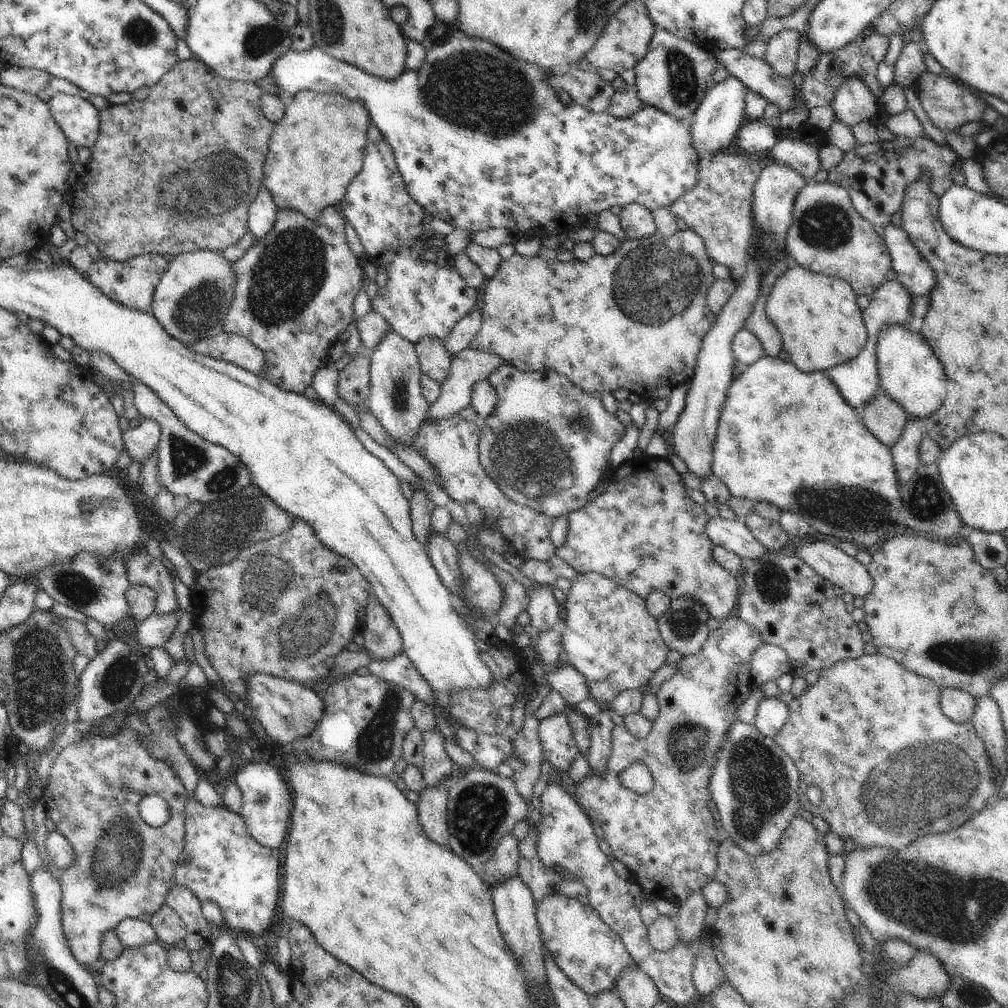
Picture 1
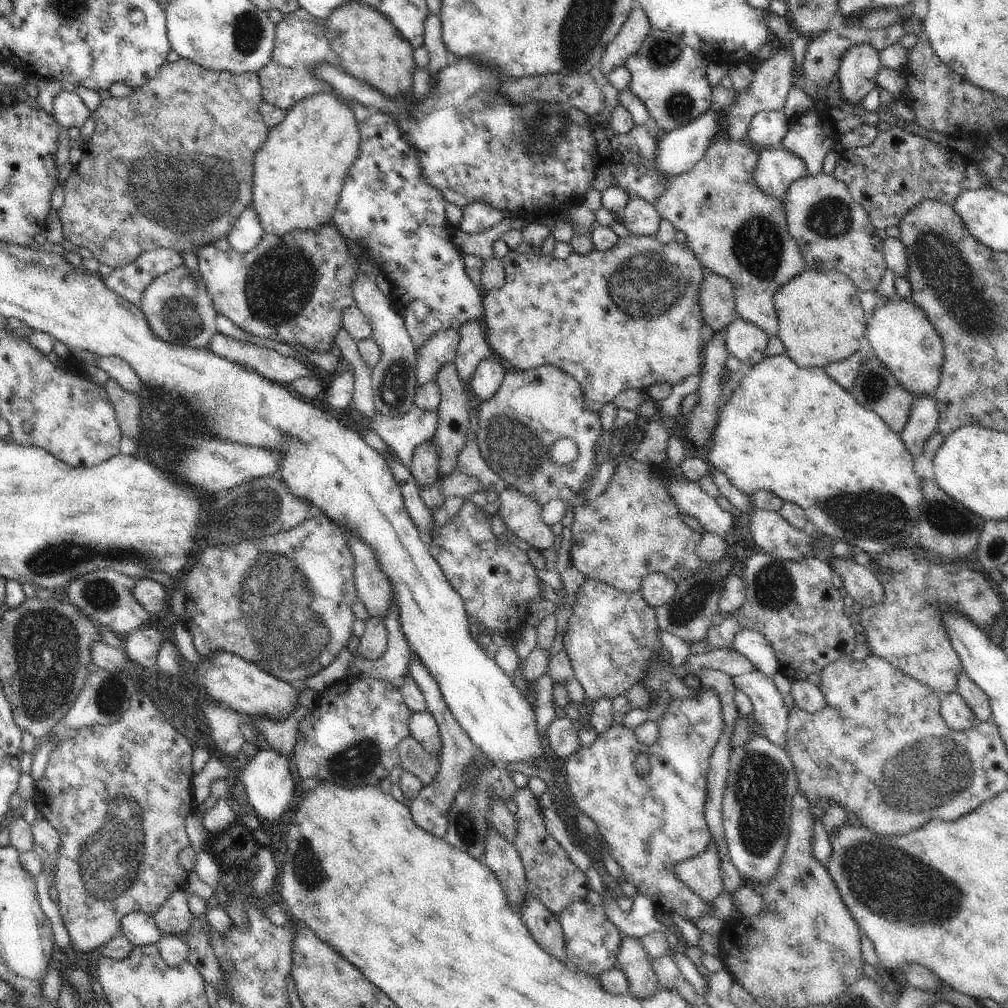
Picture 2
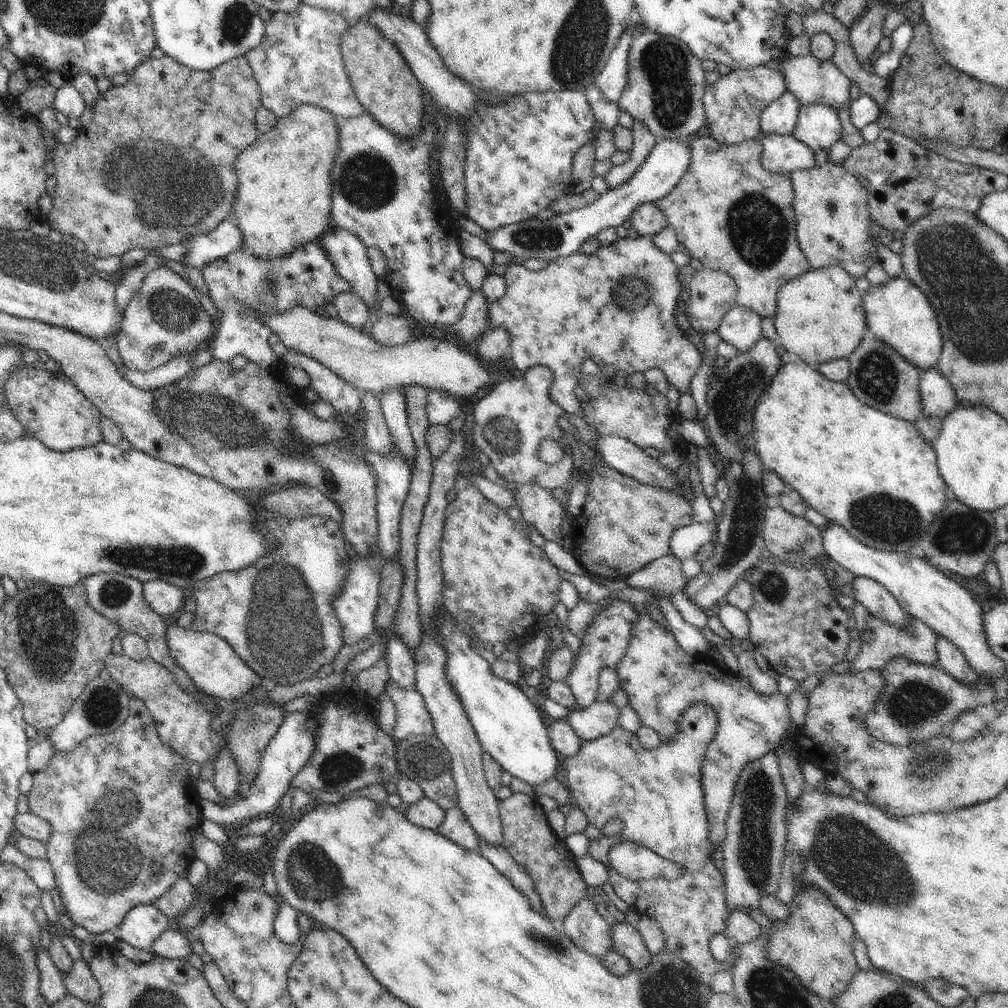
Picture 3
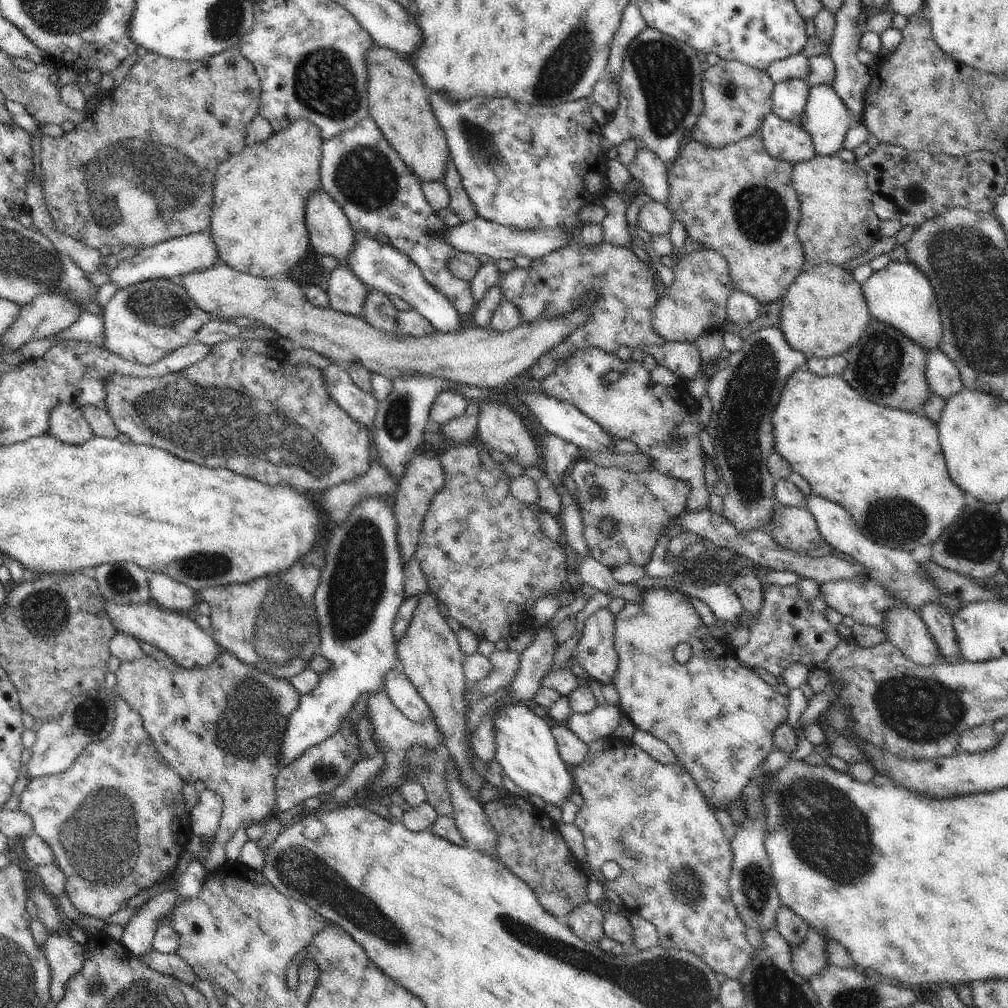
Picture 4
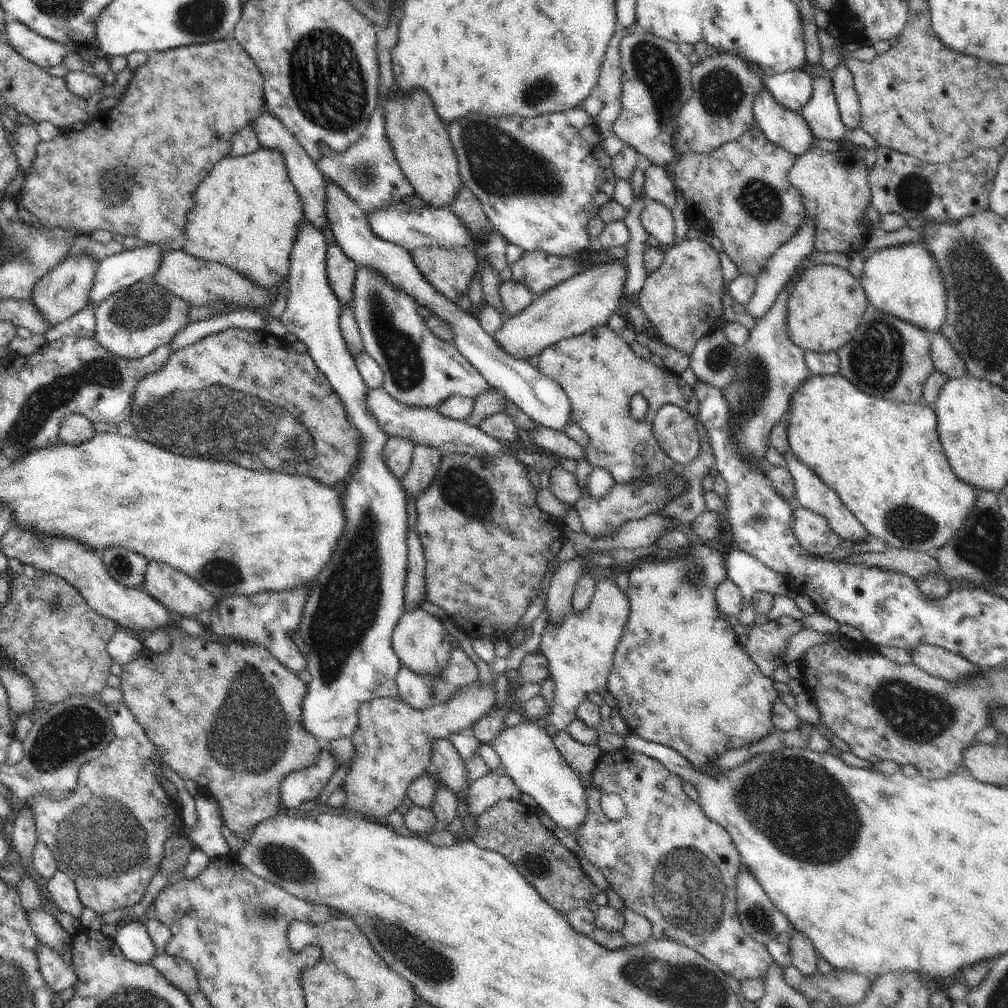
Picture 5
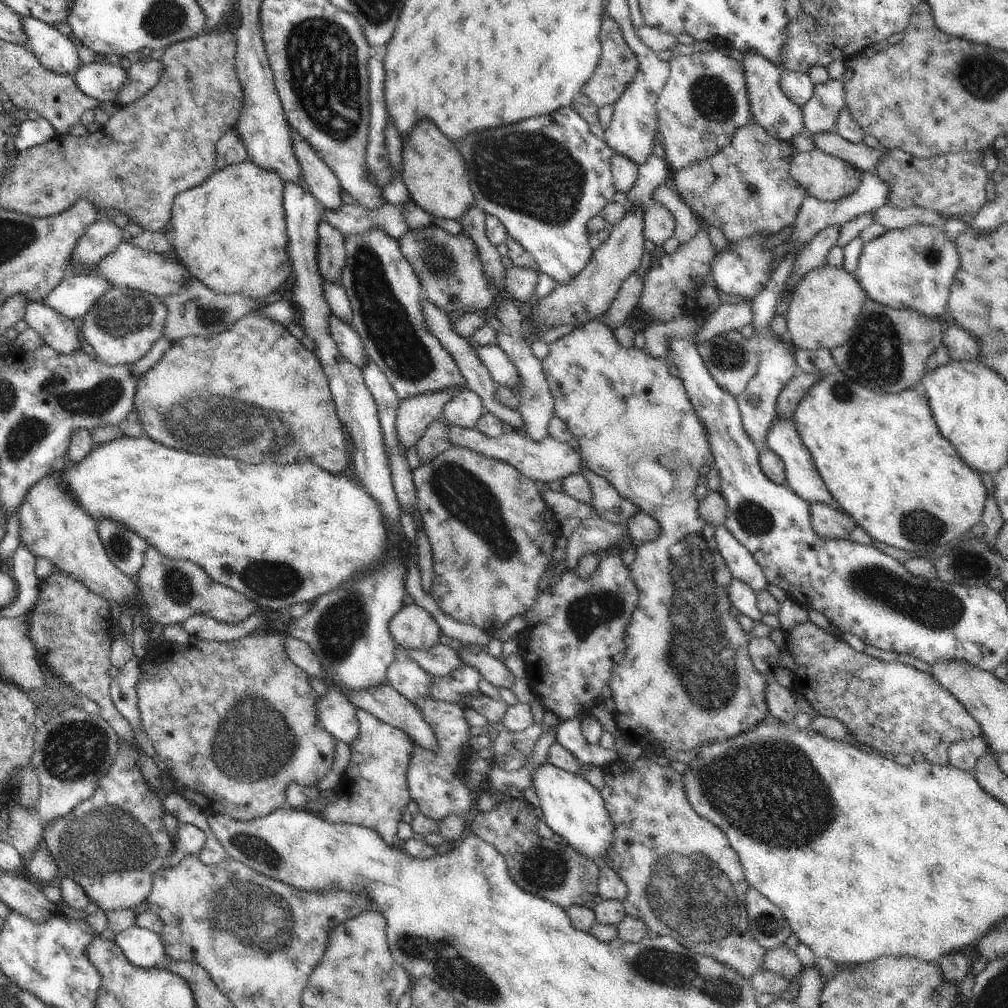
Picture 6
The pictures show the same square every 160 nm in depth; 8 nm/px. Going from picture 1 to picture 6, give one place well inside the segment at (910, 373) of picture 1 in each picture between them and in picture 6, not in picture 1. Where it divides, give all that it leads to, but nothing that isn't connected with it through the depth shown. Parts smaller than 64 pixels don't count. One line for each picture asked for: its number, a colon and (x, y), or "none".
2: (903, 339)
3: (898, 313)
4: (899, 295)
5: (904, 281)
6: (913, 268)

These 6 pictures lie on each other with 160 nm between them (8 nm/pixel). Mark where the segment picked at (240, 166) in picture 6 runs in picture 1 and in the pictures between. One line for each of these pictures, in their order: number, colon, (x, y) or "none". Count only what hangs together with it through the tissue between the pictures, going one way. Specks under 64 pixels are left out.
1: (315, 151)
2: (300, 171)
3: (285, 187)
4: (258, 223)
5: (247, 215)

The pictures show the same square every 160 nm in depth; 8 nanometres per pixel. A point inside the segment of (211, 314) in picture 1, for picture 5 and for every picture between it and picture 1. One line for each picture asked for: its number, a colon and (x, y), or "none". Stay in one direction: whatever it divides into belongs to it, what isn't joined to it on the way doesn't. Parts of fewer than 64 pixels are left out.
2: (180, 310)
3: (164, 319)
4: (144, 322)
5: (131, 323)

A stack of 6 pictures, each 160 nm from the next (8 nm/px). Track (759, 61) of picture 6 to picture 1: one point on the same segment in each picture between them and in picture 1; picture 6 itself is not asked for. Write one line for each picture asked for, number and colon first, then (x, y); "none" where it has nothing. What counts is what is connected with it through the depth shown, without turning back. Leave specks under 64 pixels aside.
1: (694, 434)
2: (777, 169)
3: (781, 154)
4: (784, 141)
5: (784, 128)

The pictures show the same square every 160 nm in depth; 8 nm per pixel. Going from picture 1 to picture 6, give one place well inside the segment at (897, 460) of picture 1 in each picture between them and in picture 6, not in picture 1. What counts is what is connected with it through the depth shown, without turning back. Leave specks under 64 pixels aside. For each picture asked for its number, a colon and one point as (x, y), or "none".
2: (923, 419)
3: (938, 399)
4: (944, 380)
5: (946, 360)
6: (961, 346)

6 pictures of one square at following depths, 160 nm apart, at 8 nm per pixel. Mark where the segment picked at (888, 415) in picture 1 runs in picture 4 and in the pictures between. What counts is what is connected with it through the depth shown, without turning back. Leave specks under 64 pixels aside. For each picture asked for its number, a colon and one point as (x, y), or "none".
2: (876, 388)
3: (878, 376)
4: (885, 366)

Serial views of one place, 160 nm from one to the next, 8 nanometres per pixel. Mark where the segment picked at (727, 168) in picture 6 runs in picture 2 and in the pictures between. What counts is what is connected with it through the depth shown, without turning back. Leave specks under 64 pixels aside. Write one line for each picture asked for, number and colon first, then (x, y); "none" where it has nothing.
2: (734, 229)
3: (731, 214)
4: (739, 201)
5: (740, 193)

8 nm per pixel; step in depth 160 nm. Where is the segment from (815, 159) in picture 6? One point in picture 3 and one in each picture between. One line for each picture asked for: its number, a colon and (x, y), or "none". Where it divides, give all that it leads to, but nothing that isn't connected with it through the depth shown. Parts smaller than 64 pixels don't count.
3: (833, 226)
4: (837, 223)
5: (834, 187)

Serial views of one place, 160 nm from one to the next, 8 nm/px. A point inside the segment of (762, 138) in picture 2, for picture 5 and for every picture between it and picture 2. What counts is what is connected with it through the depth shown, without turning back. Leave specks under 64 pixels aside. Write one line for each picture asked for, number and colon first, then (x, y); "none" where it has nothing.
3: (780, 117)
4: (789, 97)
5: (792, 89)

